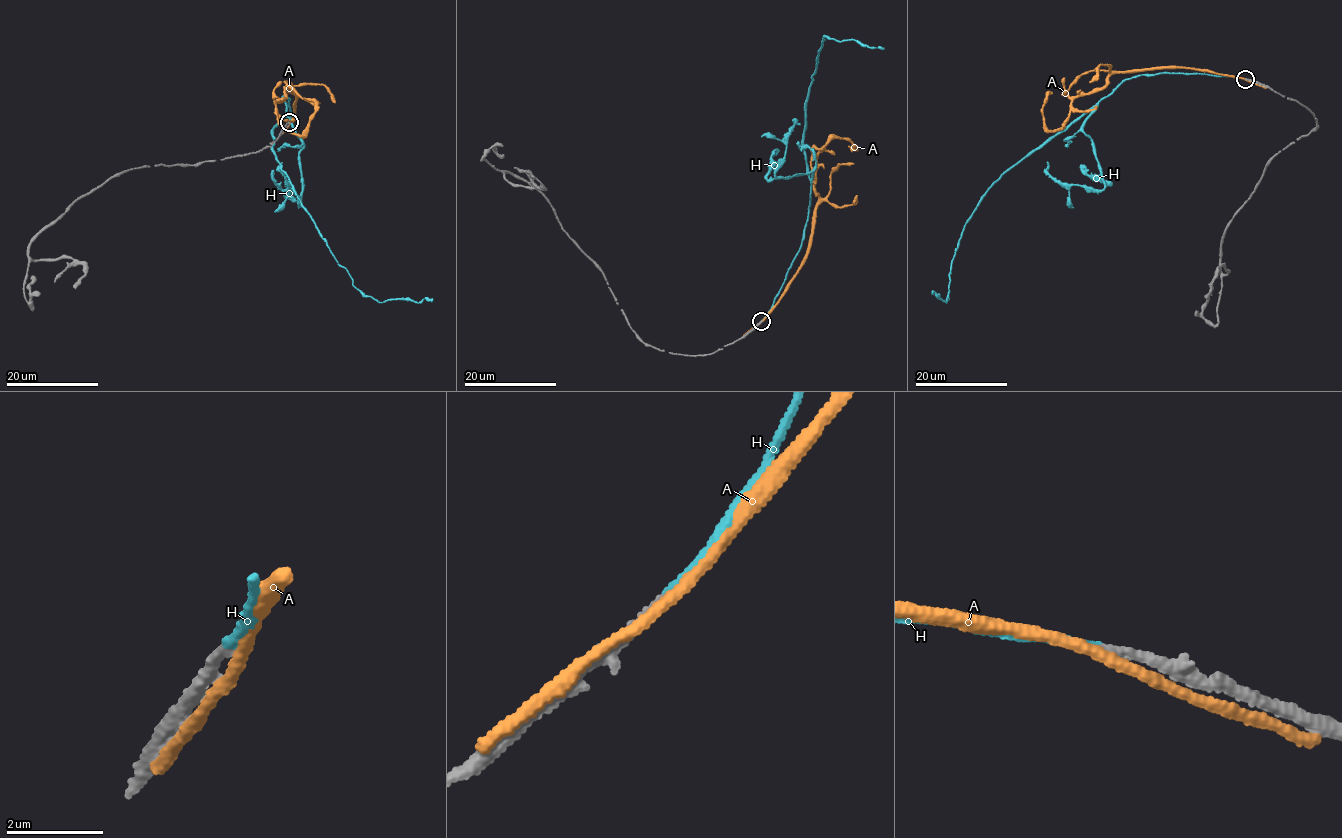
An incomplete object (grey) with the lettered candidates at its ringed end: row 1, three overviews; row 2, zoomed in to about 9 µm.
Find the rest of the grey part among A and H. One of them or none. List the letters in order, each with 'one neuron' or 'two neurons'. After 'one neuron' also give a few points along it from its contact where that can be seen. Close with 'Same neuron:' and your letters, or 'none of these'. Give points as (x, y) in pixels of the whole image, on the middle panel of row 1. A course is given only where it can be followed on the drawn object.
A: two neurons
H: one neuron; course (761, 321), (800, 247), (808, 213), (811, 180), (802, 138), (806, 124), (804, 109), (823, 35), (883, 48)
Same neuron: H

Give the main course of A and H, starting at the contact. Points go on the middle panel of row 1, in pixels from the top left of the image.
A: (761, 321), (804, 258), (819, 199), (817, 156), (811, 151), (831, 138), (855, 144), (848, 146)
H: (761, 321), (800, 247), (808, 213), (811, 180), (802, 138), (806, 124), (804, 109), (823, 35), (883, 48)

